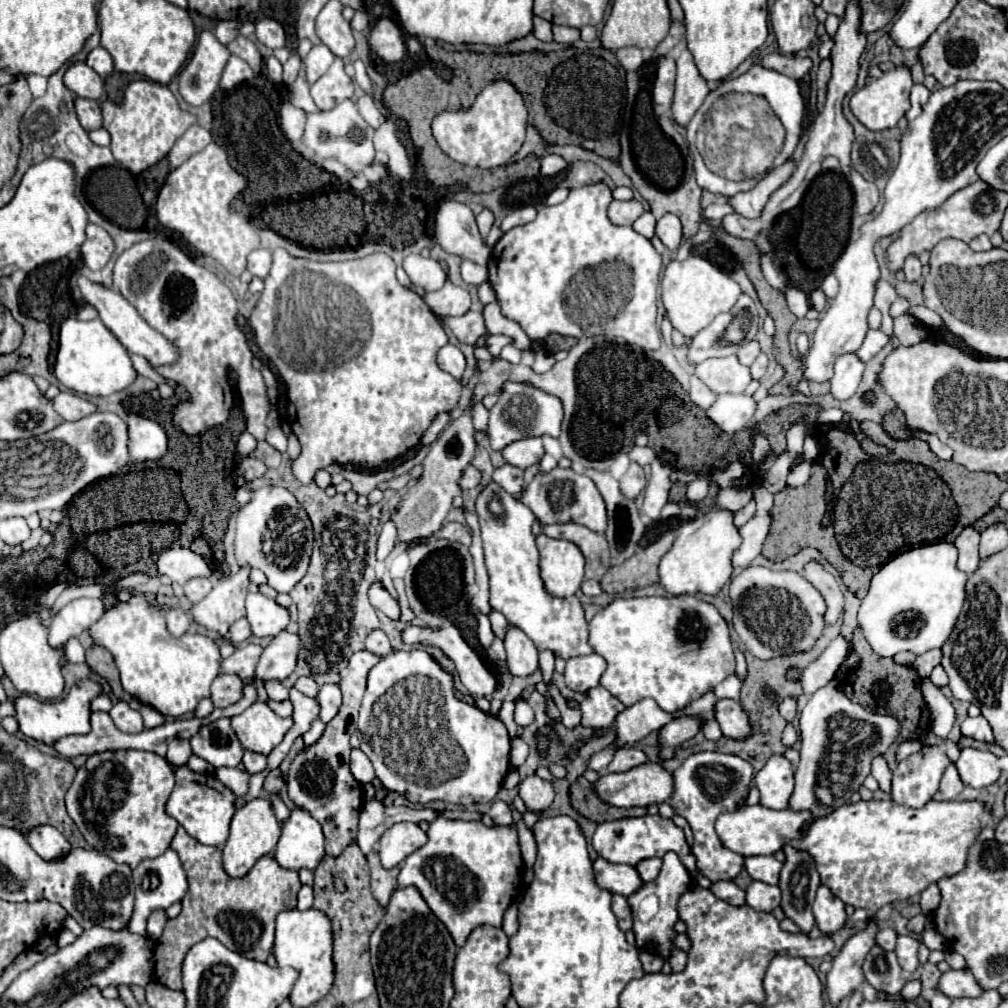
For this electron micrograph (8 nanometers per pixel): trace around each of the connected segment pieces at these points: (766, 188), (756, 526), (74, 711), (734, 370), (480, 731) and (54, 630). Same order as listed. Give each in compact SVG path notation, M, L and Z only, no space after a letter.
M786 161L778 169L772 169L770 173L766 173L756 183L754 189L742 191L742 193L738 193L734 197L728 197L728 203L732 205L732 209L736 213L740 213L740 215L744 215L748 219L756 219L762 213L770 193L776 191L780 185L784 185L788 181L788 177L792 175L792 171L794 171L794 161Z
M764 487L754 491L754 501L756 501L756 515L740 527L740 537L742 543L732 555L732 565L734 567L748 567L762 549L762 543L770 531L770 511L772 511L772 493Z
M80 679L70 689L70 693L58 703L44 703L44 701L38 701L38 699L30 697L30 695L14 699L16 719L20 723L20 731L26 737L30 737L38 743L44 743L44 745L54 745L54 741L62 739L62 737L68 737L68 735L86 735L86 733L90 733L90 715L92 715L90 701L98 695L102 695L102 685L100 683L96 683L92 679Z
M736 355L706 359L696 365L696 375L714 391L714 393L742 393L752 381L750 369L738 361Z
M412 649L412 651L396 651L386 655L378 665L372 667L370 675L368 675L368 689L360 707L360 721L358 721L358 731L360 731L360 749L368 755L368 759L374 765L376 777L384 783L386 789L394 791L394 793L402 793L406 795L406 799L410 803L430 803L430 801L446 801L446 803L460 803L460 805L472 805L472 803L490 803L496 793L502 787L502 781L508 773L508 765L510 765L510 737L508 731L504 727L504 723L490 715L480 711L474 705L468 705L460 699L456 699L454 695L454 675L444 671L442 665L424 649Z
M74 599L64 605L48 629L48 643L54 649L66 647L72 637L80 637L90 625L94 625L104 615L102 599Z

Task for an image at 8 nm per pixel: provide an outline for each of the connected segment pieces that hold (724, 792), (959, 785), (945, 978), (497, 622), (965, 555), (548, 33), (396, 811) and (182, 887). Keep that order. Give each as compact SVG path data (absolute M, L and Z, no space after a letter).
M696 753L694 757L690 755L678 769L672 773L674 781L674 791L668 799L670 807L674 813L684 817L690 823L692 835L694 835L694 857L696 857L696 867L702 871L712 883L720 879L734 879L738 871L744 867L744 857L722 847L716 831L714 831L714 821L720 813L732 811L736 807L744 805L746 789L752 783L754 769L748 761L736 757L736 755L726 755L726 753Z
M952 763L952 765L946 769L944 777L942 777L940 789L938 789L938 793L934 795L934 799L936 799L936 801L952 801L952 799L956 799L956 797L960 795L962 789L964 789L964 783L962 783L962 779L958 777L956 765Z
M950 969L948 973L944 973L938 981L938 991L950 999L978 997L982 993L978 981L974 979L974 975L968 969L960 969L960 971Z
M490 609L488 619L490 619L490 623L492 623L492 631L502 639L502 637L504 637L504 627L506 627L506 617L504 617L502 613L498 613L496 609Z
M966 527L958 539L954 541L958 549L958 569L964 573L974 573L978 569L980 559L978 559L978 543L980 543L980 533L976 533L972 527Z
M534 17L534 29L532 29L532 33L538 39L542 39L542 41L552 41L552 25L546 19L542 19L542 17Z
M378 799L366 801L362 813L360 813L360 825L358 825L358 847L364 855L370 855L380 839L380 835L398 821L434 821L438 817L438 811L434 809L410 809L410 807L384 807Z
M168 849L166 853L162 853L160 857L156 859L144 859L136 869L134 869L134 885L136 885L136 903L134 903L134 915L132 915L132 921L128 925L128 929L132 933L138 933L138 935L146 936L147 927L146 922L148 915L156 909L168 909L170 905L182 901L182 897L186 895L186 889L188 889L188 883L186 883L186 873L180 865L180 859L178 859L178 853Z

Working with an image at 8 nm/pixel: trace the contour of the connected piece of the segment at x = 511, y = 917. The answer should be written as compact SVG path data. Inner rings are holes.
M512 903L506 913L504 913L504 923L502 923L502 929L508 937L512 937L516 931L518 931L518 911L516 911L516 903Z

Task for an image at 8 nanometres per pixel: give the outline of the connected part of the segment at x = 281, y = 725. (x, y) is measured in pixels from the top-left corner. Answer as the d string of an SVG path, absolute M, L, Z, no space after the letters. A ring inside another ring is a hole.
M256 701L244 713L232 717L232 729L238 735L244 749L270 755L280 745L286 731L292 727L292 719L278 717L266 703Z

